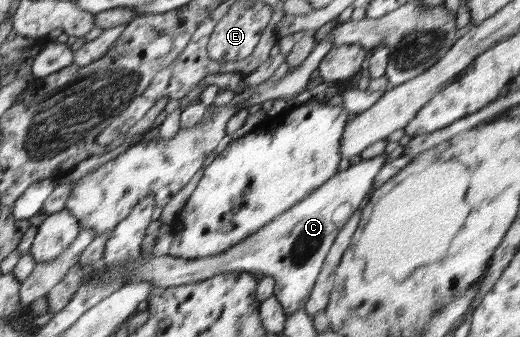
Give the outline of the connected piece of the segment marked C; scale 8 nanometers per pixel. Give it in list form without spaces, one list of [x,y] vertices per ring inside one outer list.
[[[384,153],[344,167],[339,174],[333,175],[332,179],[328,179],[318,190],[302,199],[302,202],[293,206],[291,210],[274,218],[250,238],[222,253],[198,259],[182,259],[168,254],[157,256],[139,264],[130,263],[125,267],[121,277],[125,277],[128,282],[149,279],[153,287],[172,287],[207,280],[223,272],[258,271],[272,276],[275,281],[273,295],[285,310],[287,317],[290,317],[306,305],[339,231],[350,221],[352,215],[355,215],[360,201],[375,183],[386,156]]]

